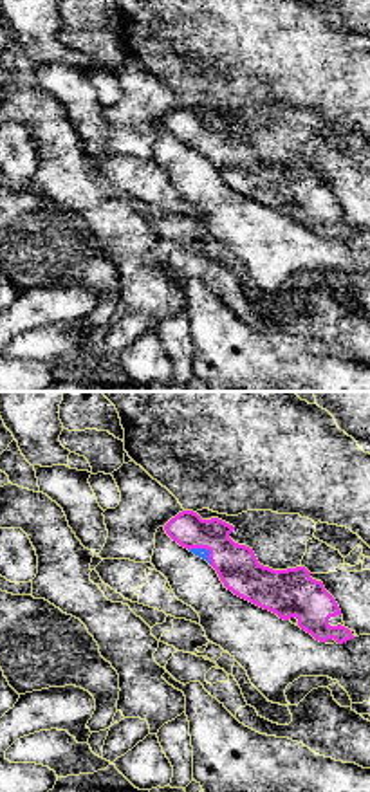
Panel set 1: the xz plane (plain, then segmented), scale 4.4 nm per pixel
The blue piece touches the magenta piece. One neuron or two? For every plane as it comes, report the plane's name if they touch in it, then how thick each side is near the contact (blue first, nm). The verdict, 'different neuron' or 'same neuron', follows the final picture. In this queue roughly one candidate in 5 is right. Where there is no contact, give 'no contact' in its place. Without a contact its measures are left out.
meets blue in xz; 50 nm thick on the blue side, 190 nm on the other

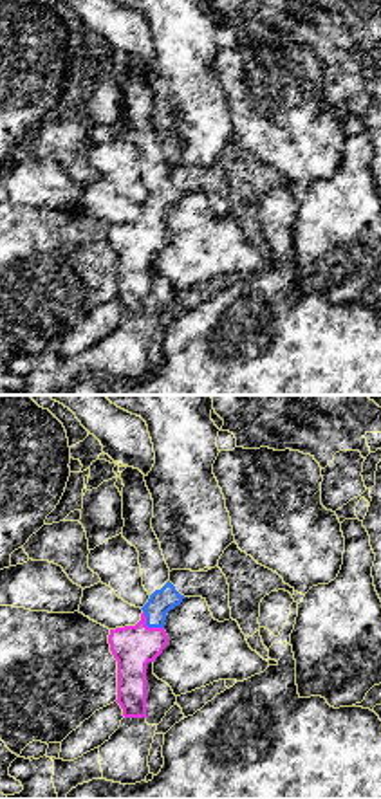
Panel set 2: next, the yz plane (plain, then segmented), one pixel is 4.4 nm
meets blue in yz; 110 nm thick on the blue side, 190 nm on the other

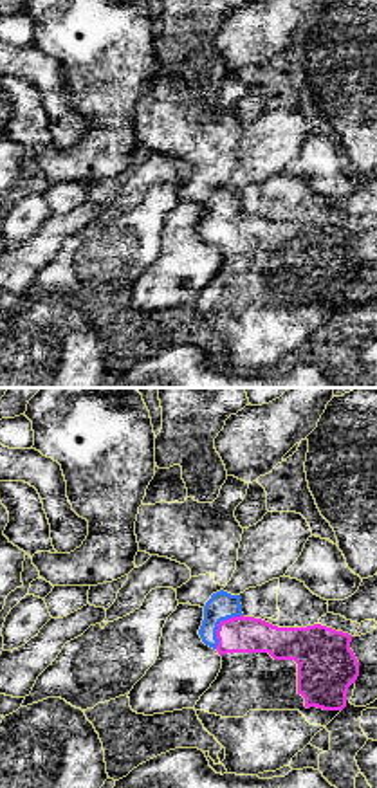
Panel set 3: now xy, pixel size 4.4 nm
meets blue in xy; 120 nm thick on the blue side, 160 nm on the other

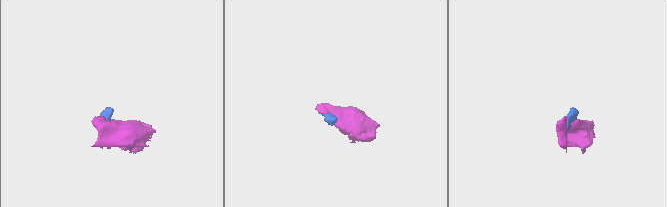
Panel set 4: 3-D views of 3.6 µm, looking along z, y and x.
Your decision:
same neuron

